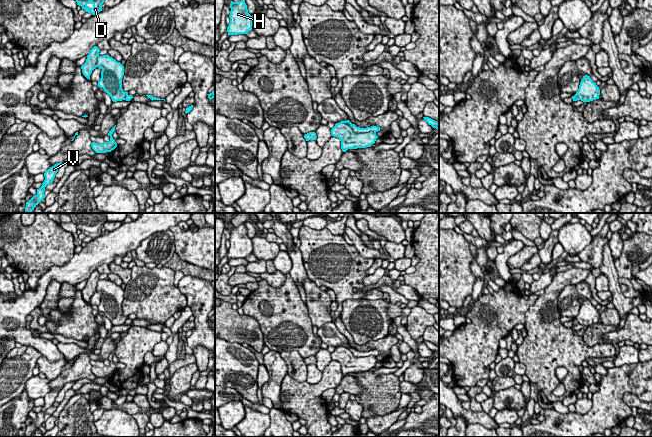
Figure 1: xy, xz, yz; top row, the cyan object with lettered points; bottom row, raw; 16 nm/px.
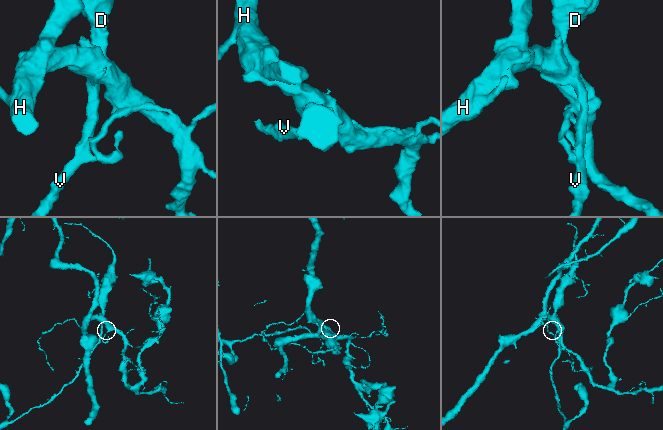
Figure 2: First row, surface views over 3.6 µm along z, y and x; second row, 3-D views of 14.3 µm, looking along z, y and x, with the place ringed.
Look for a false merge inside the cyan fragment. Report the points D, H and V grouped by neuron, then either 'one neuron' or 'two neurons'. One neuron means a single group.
groups D V / H; two neurons

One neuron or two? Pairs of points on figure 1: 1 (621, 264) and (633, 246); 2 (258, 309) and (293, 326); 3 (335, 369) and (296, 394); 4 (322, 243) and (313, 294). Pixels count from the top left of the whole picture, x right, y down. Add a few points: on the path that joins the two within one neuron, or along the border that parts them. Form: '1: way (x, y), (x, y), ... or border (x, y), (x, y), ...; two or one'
1: way (623, 260), (624, 255), (629, 250); one
2: way (267, 309), (275, 309), (284, 318); one
3: way (327, 379), (315, 391), (306, 394); one
4: border (307, 276), (319, 287); two

